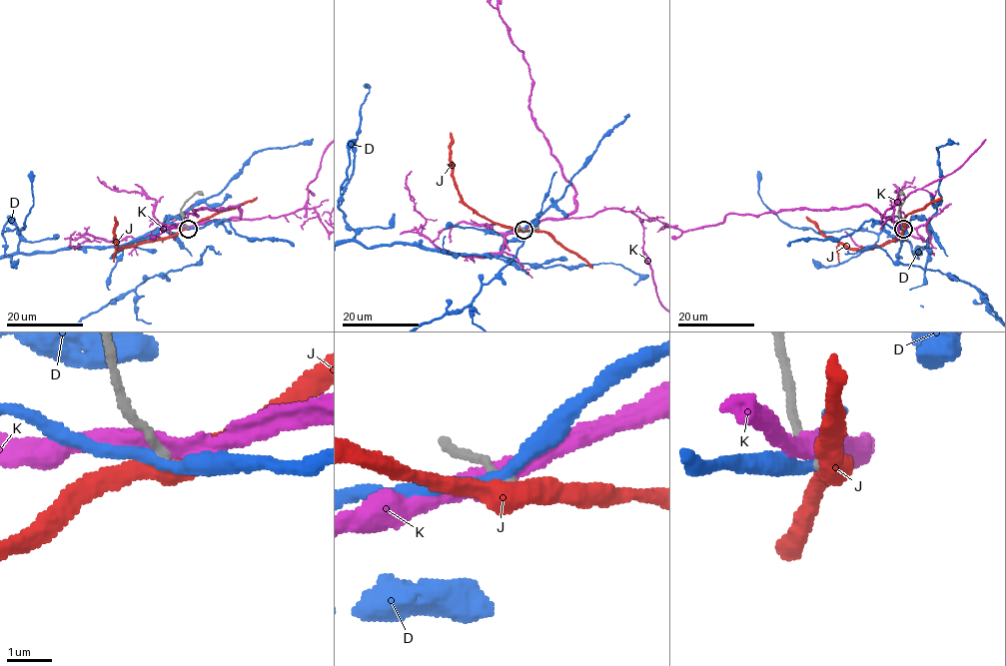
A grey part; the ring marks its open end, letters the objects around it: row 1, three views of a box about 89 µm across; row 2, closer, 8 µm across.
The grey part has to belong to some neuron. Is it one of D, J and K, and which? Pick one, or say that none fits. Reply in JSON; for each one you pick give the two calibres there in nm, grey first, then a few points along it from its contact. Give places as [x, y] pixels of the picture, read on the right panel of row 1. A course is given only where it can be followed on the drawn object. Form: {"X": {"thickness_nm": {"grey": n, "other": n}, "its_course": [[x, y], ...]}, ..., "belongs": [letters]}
{"belongs": []}

